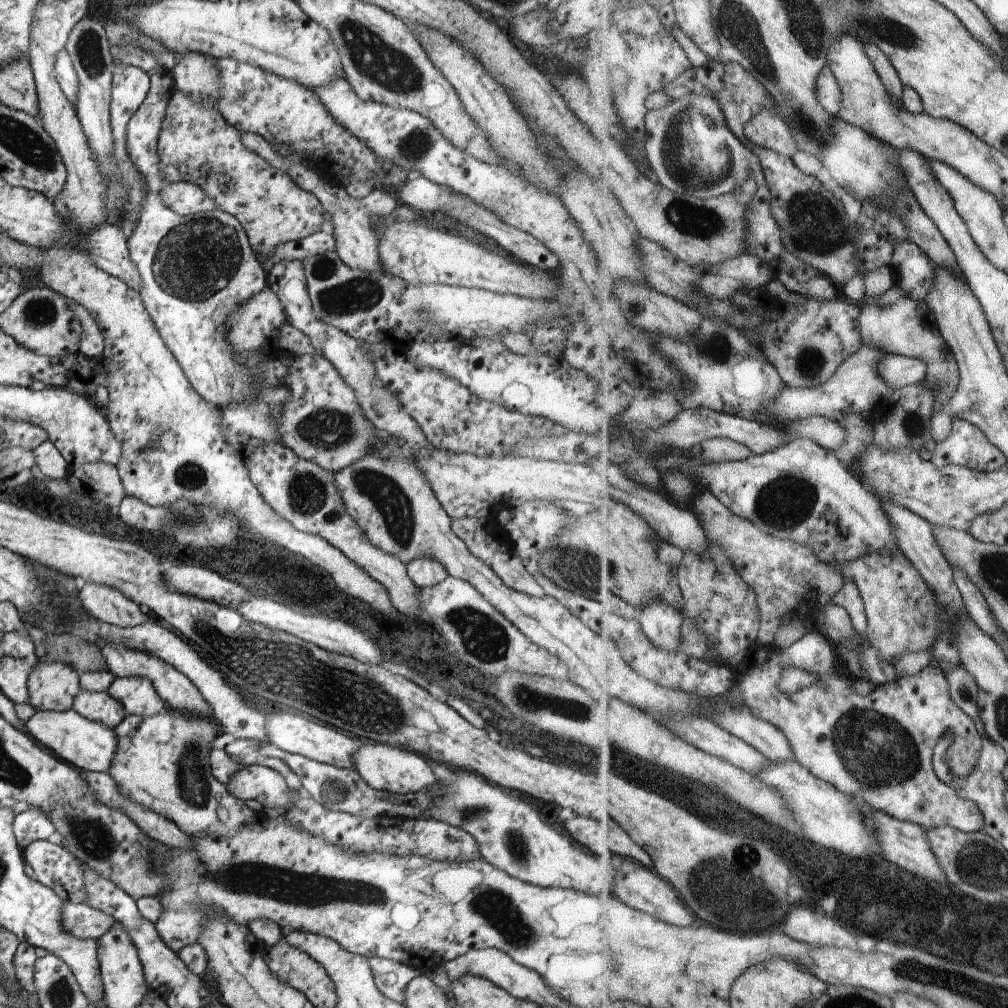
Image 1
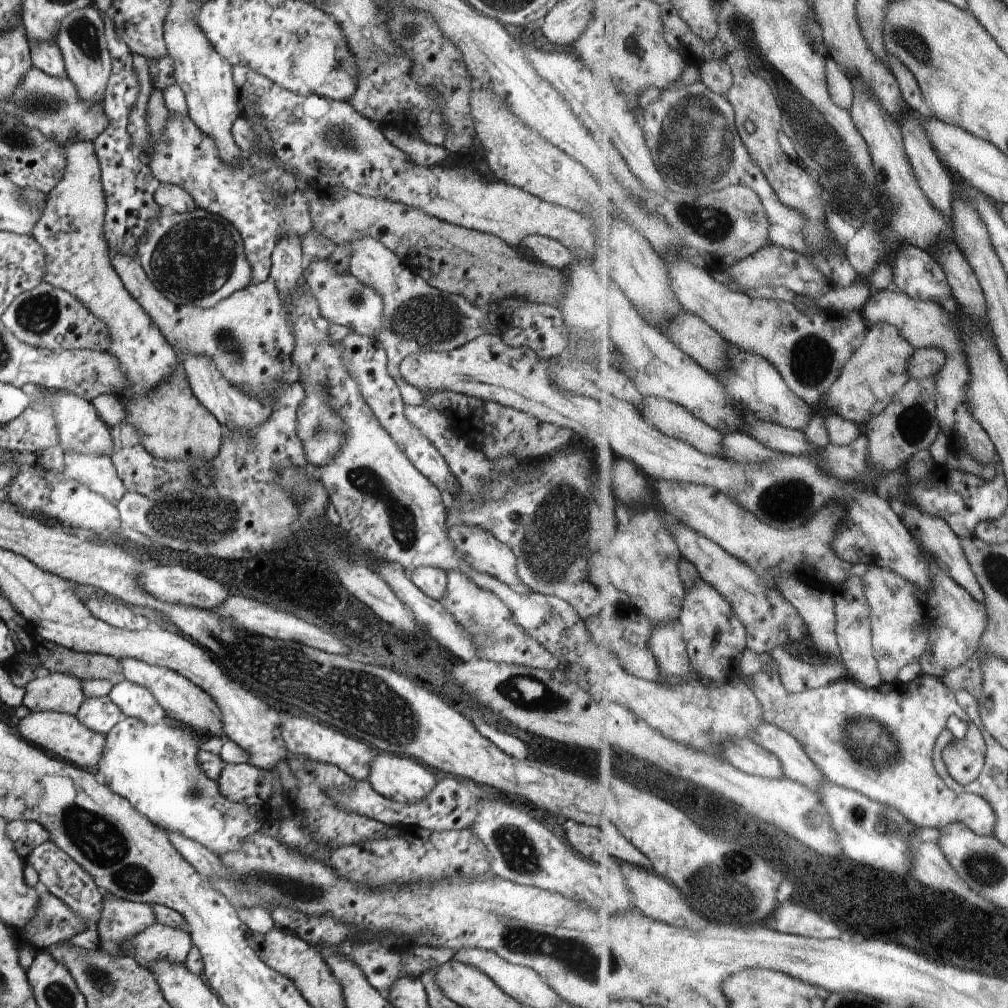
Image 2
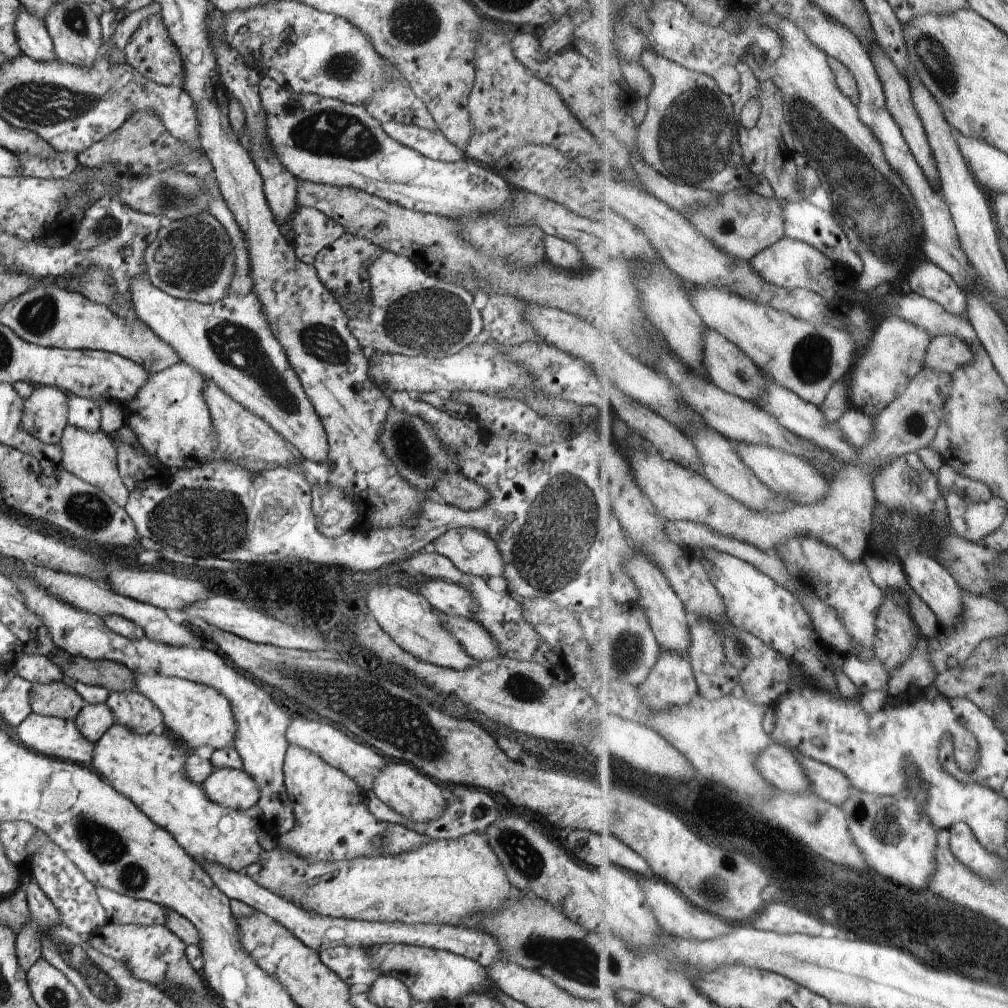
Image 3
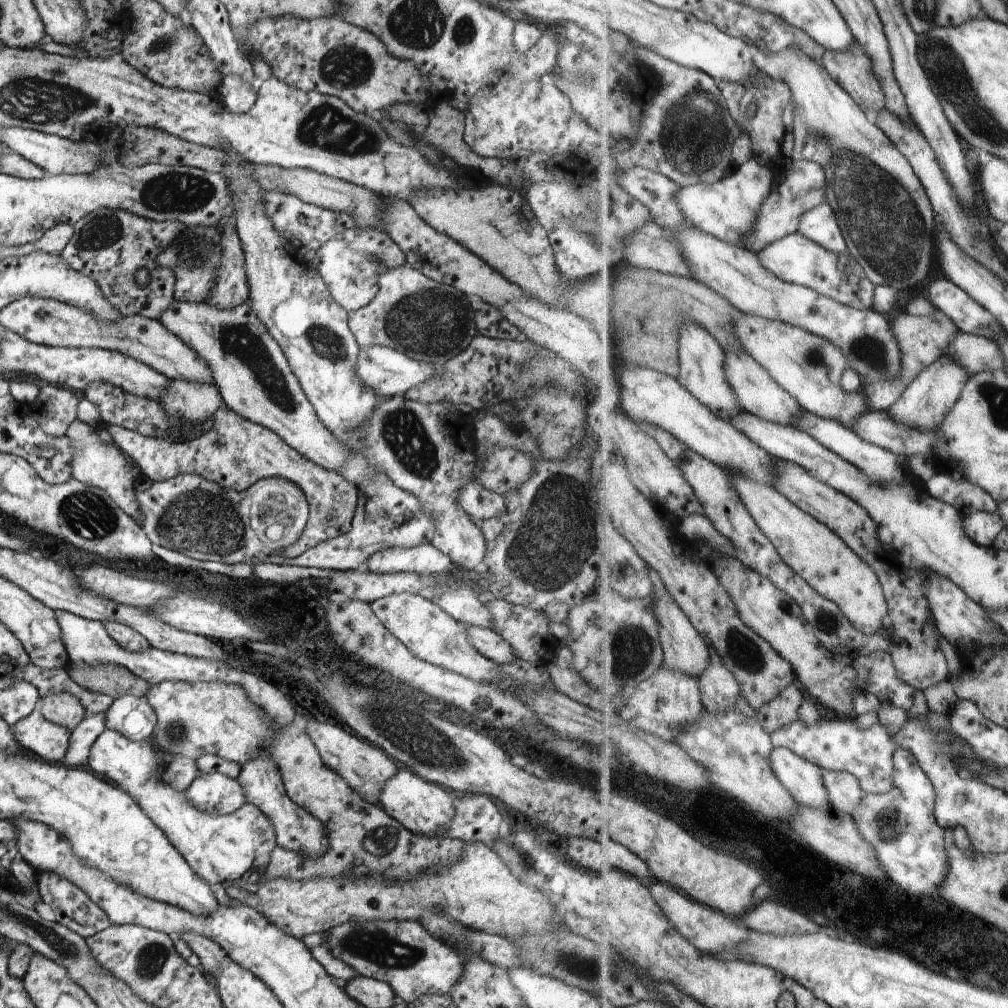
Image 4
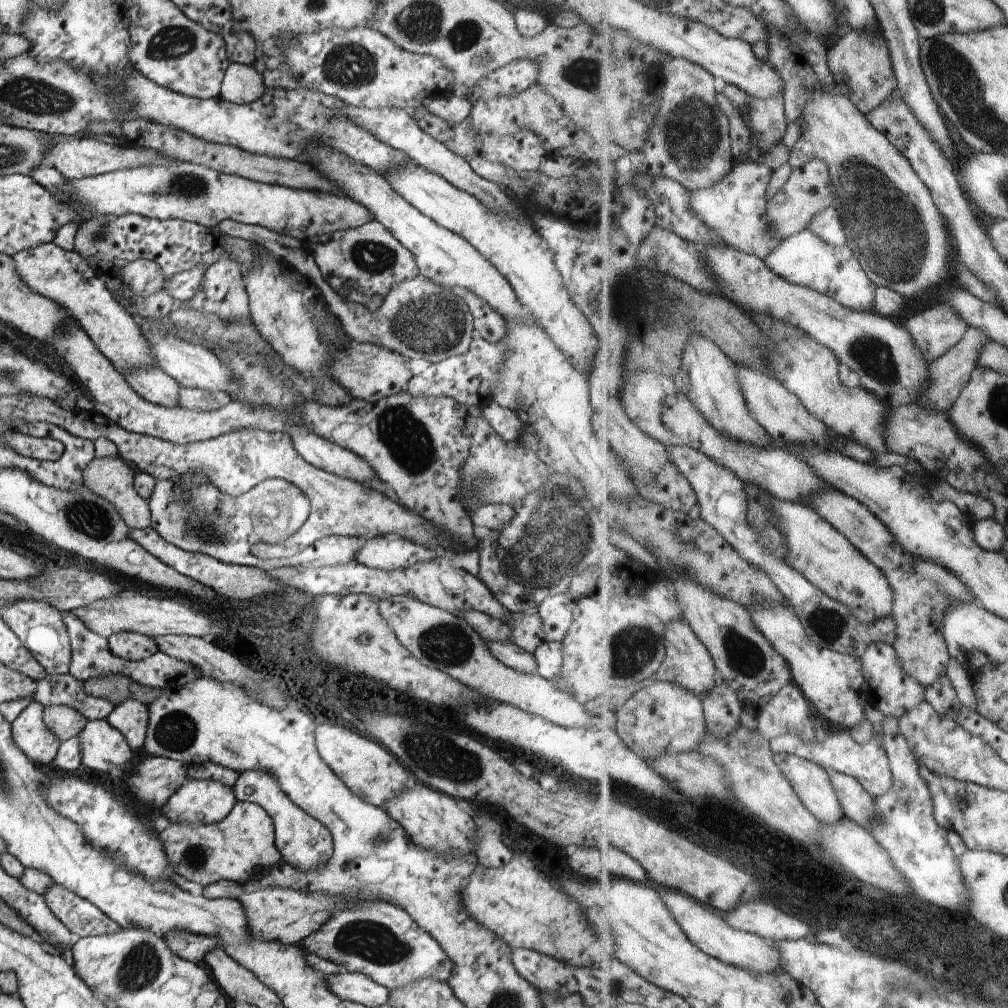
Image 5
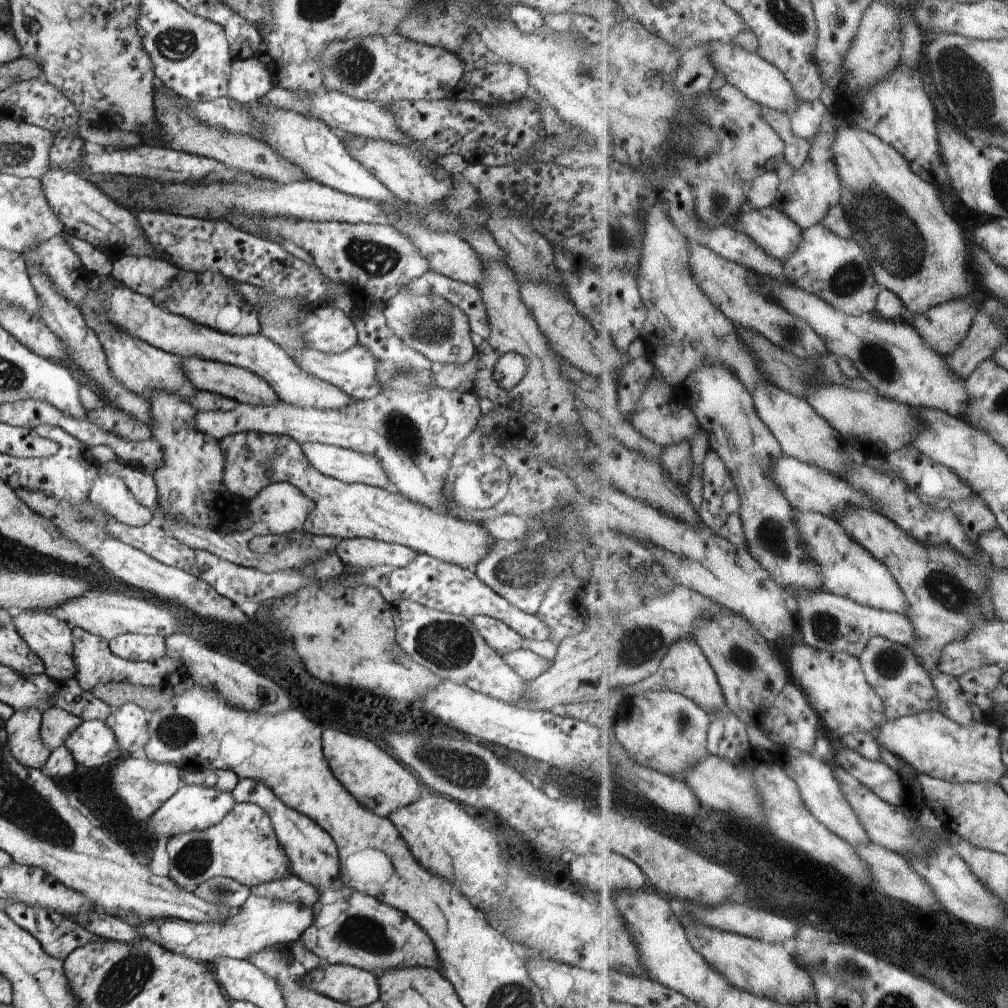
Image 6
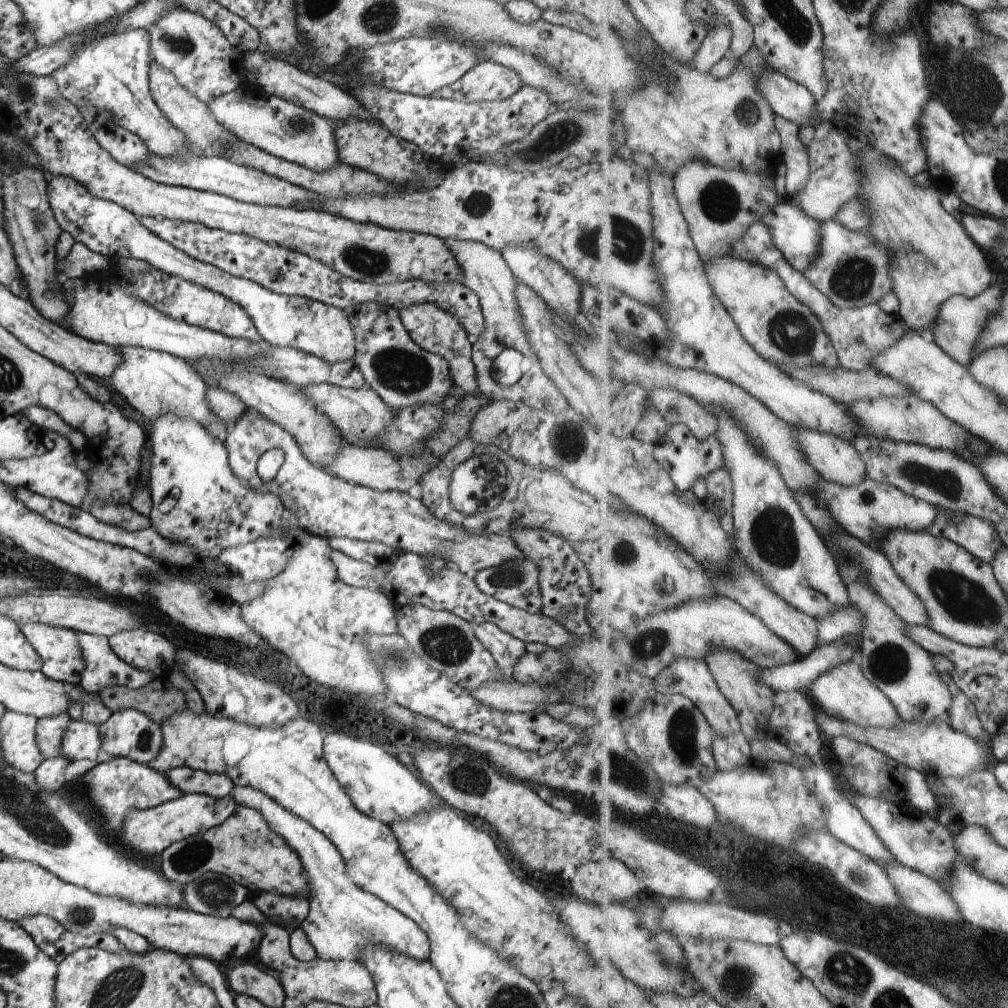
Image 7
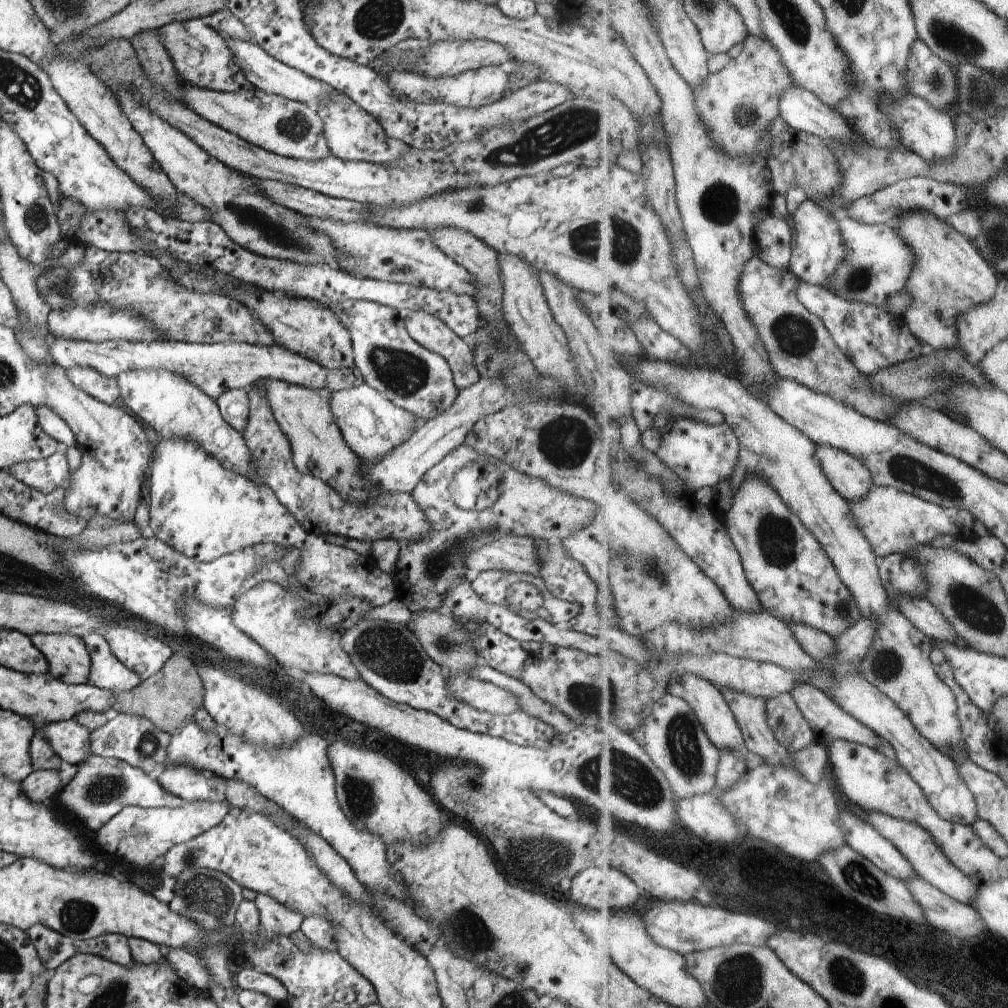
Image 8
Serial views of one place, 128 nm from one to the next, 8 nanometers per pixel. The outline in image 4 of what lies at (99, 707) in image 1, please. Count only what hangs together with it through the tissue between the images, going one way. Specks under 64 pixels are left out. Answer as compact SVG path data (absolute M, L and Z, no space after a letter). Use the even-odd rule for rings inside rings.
M104 713L83 715L83 720L70 732L69 744L61 763L71 768L85 766L93 740L105 729Z

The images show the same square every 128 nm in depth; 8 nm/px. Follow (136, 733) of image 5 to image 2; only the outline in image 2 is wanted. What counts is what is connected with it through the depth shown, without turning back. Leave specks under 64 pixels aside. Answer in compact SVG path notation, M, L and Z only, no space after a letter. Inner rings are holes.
M123 679L112 685L107 697L119 708L123 718L131 717L148 725L166 719L164 710L144 686Z

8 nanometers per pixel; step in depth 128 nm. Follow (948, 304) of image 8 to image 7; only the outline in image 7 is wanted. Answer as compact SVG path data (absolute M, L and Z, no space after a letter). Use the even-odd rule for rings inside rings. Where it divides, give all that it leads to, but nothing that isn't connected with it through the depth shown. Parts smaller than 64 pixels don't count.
M879 150L863 152L861 162L865 178L860 196L873 212L869 231L893 254L891 276L901 300L899 313L910 330L932 331L943 304L955 295L975 298L983 294L992 286L993 270L983 248L969 236L958 215L947 212L941 204L942 187L917 186L898 161Z

